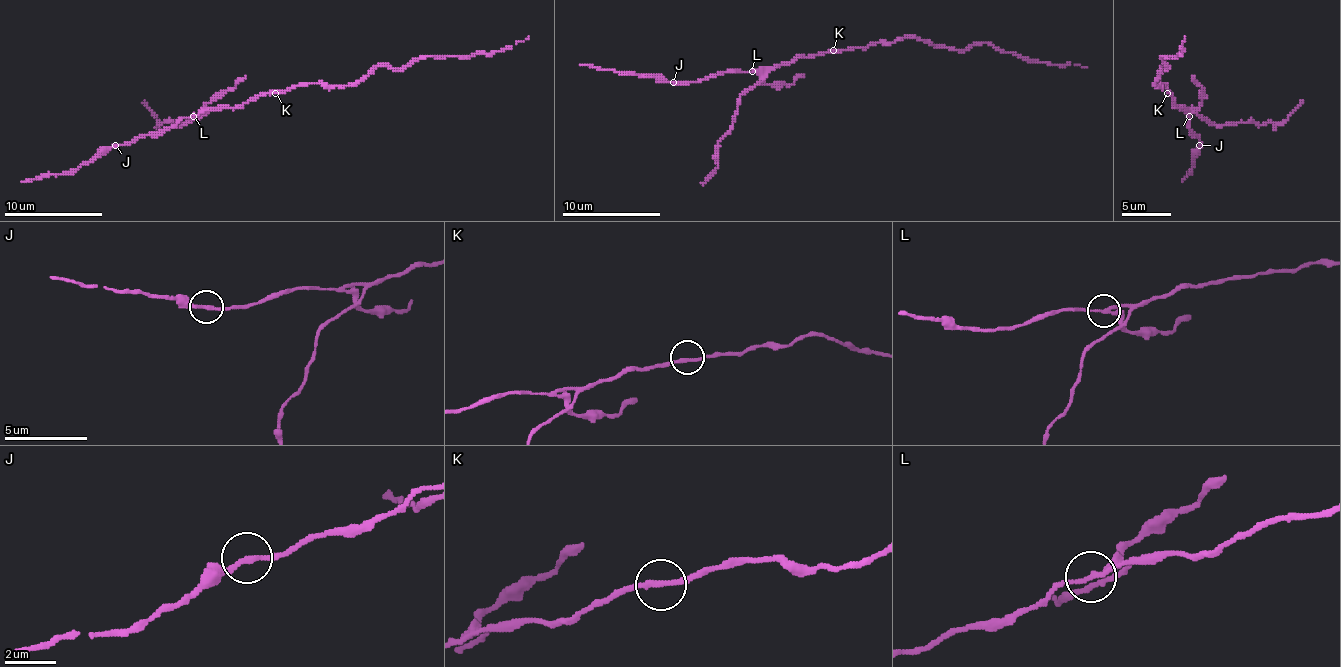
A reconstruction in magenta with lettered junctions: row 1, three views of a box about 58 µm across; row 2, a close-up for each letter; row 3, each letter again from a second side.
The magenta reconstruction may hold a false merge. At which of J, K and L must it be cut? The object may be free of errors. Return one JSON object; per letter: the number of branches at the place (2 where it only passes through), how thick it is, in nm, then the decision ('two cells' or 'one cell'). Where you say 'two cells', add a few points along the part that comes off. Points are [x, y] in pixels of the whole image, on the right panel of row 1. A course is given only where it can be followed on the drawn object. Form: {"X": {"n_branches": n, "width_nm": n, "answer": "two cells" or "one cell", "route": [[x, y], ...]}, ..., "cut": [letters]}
{"J": {"n_branches": 2, "width_nm": 200, "answer": "one cell"}, "K": {"n_branches": 2, "width_nm": 200, "answer": "one cell"}, "L": {"n_branches": 2, "width_nm": 200, "answer": "two cells", "route": [[1189, 115], [1202, 103], [1202, 88], [1192, 76]]}, "cut": ["L"]}

